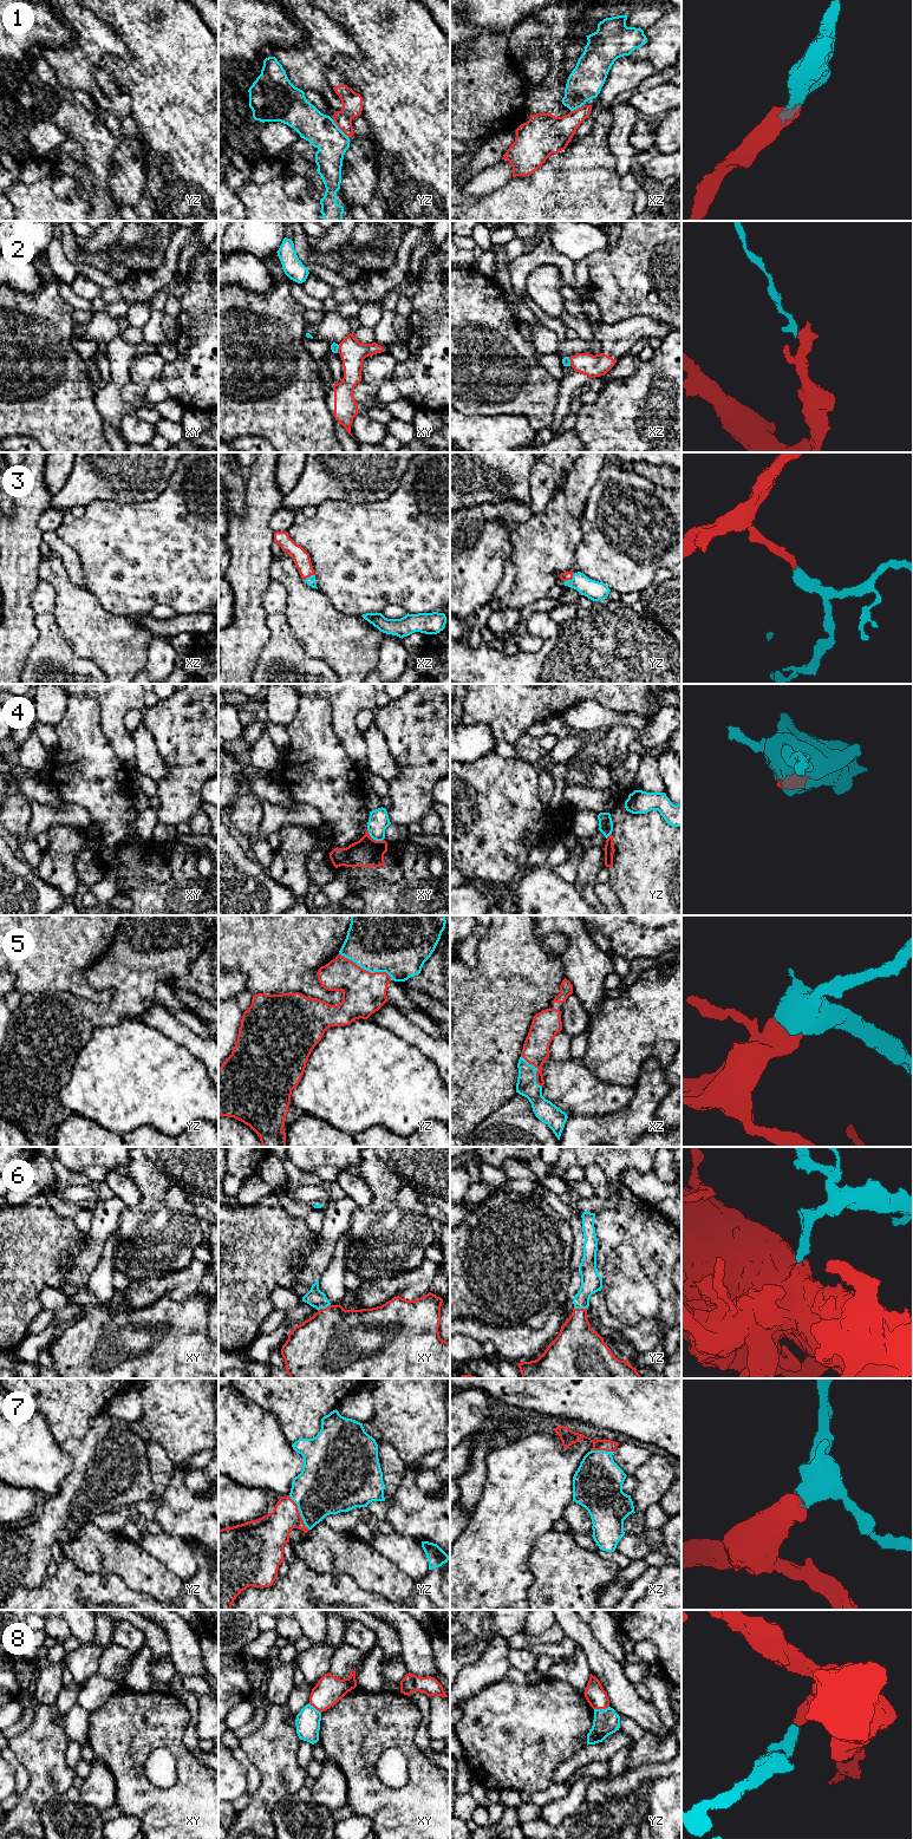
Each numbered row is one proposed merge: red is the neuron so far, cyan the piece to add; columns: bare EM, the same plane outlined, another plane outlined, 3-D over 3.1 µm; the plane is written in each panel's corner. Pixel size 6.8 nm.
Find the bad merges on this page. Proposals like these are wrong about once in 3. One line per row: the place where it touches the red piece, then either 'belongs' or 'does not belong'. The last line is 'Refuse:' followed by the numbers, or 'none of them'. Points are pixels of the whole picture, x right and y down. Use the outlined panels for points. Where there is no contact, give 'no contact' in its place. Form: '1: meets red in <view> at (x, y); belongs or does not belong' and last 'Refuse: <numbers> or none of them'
1: meets red in yz at (339, 128); does not belong
2: meets red in xz at (571, 362); does not belong
3: meets red in yz at (569, 579); belongs
4: meets red in xy at (372, 839); does not belong
5: meets red in yz at (365, 970); belongs
6: meets red in yz at (581, 1309); belongs
7: meets red in yz at (299, 1513); belongs
8: meets red in yz at (601, 1708); does not belong
Refuse: 1, 2, 4, 8

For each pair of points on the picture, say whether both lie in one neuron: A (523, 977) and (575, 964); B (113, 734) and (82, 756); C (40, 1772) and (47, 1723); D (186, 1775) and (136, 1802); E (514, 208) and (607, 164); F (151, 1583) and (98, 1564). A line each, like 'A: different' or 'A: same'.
A: different
B: different
C: same
D: same
E: same
F: same

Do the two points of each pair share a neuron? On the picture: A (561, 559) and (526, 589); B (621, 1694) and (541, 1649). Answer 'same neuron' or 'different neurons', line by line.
A: same neuron
B: different neurons

